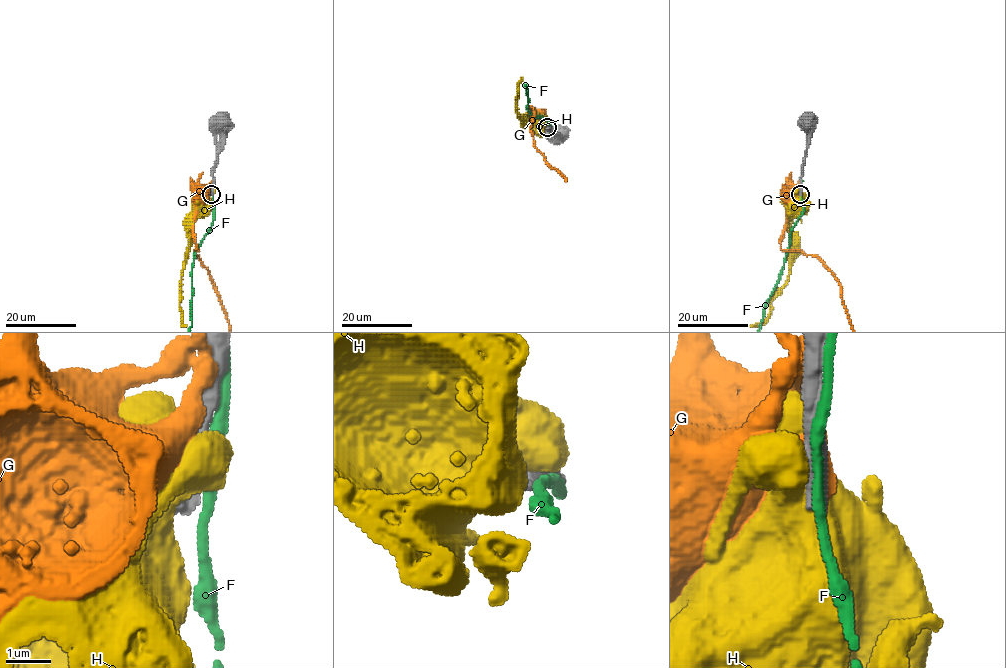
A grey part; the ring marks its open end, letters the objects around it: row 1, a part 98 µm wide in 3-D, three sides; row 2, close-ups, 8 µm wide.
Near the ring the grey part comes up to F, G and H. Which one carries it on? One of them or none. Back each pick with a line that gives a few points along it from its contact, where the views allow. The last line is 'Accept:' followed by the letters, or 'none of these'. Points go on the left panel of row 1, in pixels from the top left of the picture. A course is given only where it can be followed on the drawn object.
Accept: none of these

